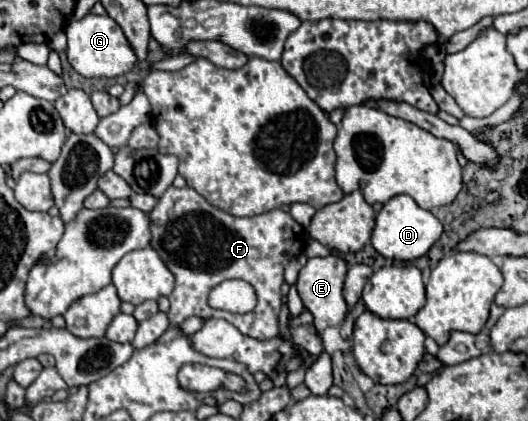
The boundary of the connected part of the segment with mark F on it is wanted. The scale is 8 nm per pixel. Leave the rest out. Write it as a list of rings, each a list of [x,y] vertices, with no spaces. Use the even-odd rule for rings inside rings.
[[[168,187],[148,217],[152,233],[150,247],[158,251],[160,259],[168,265],[176,279],[176,287],[168,295],[168,319],[172,327],[188,317],[222,317],[240,333],[258,341],[268,341],[278,335],[284,267],[302,251],[306,243],[304,229],[290,217],[290,213],[274,209],[256,217],[232,217],[212,207],[190,187]],[[226,279],[242,279],[254,287],[258,297],[254,311],[236,315],[208,305],[208,293]]]

